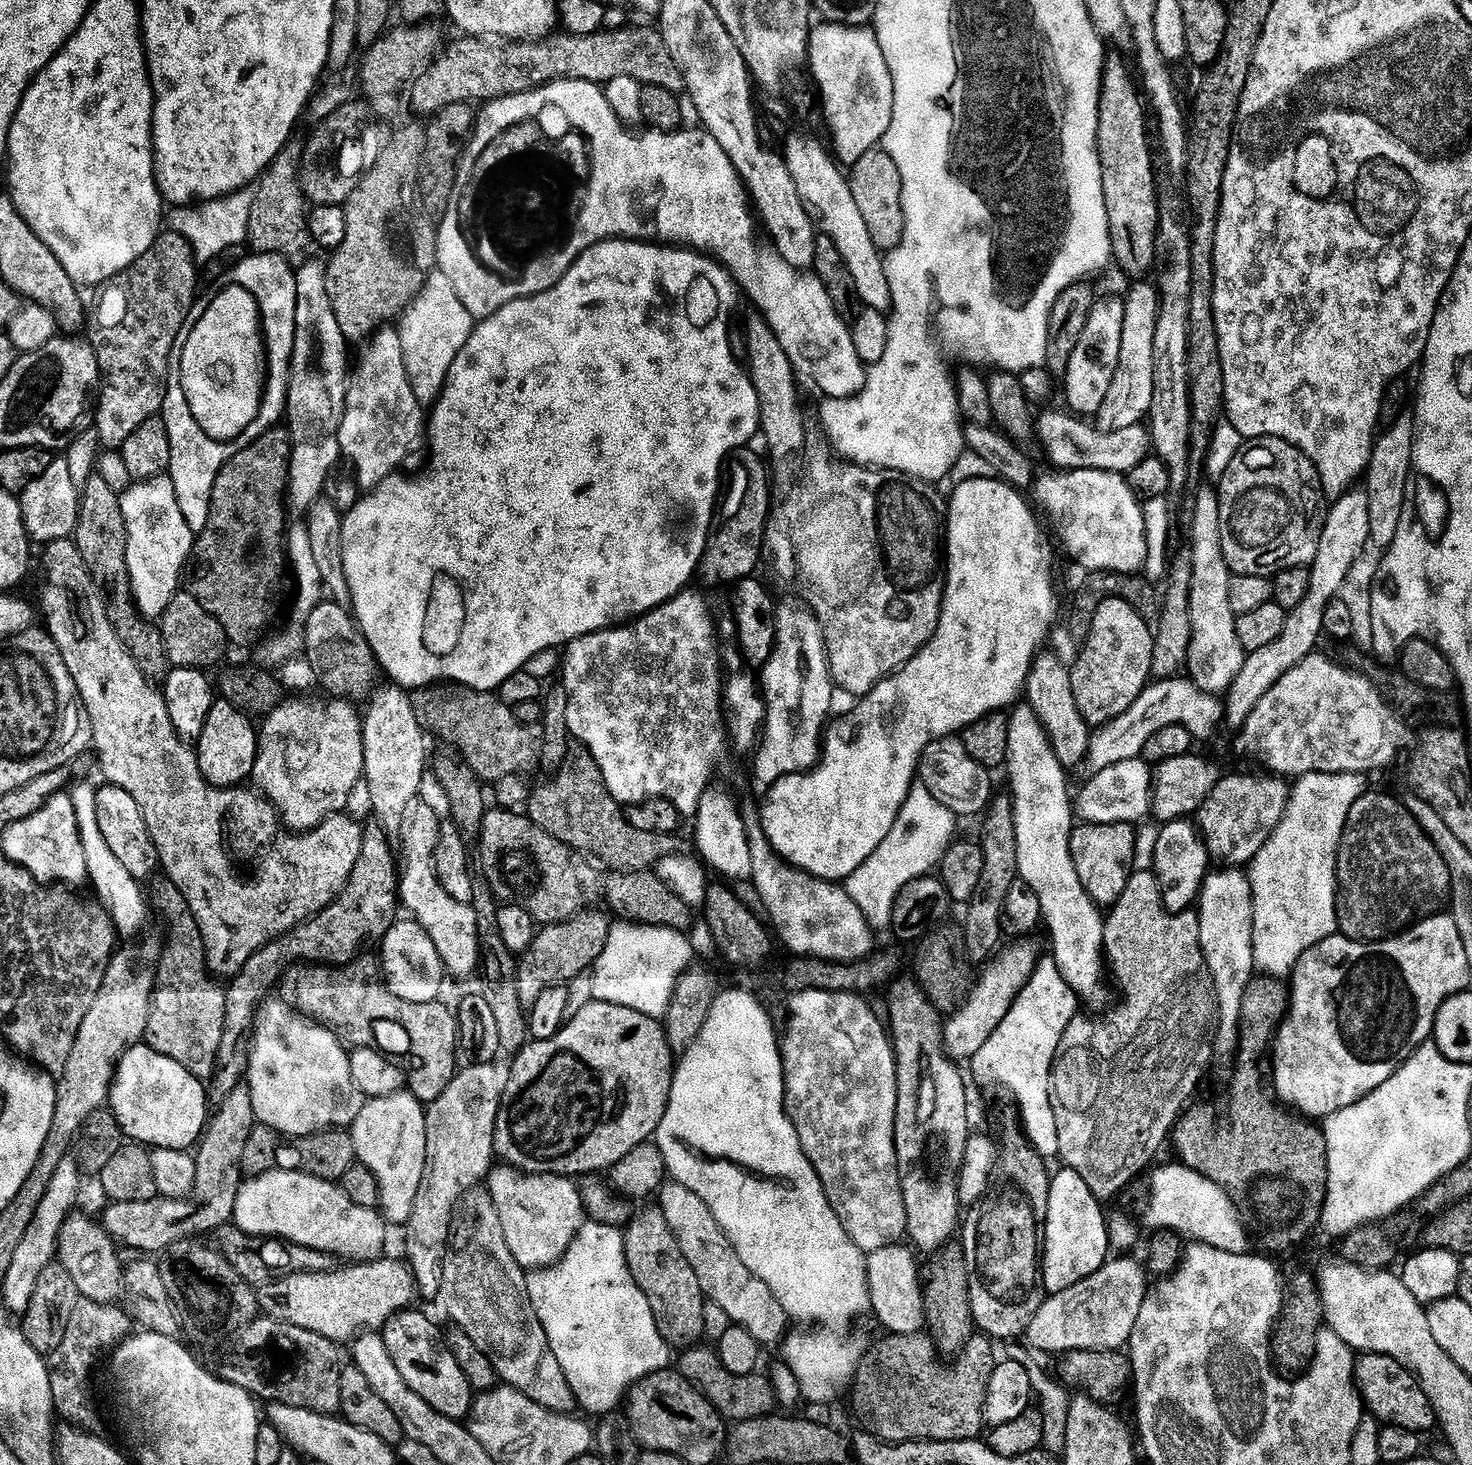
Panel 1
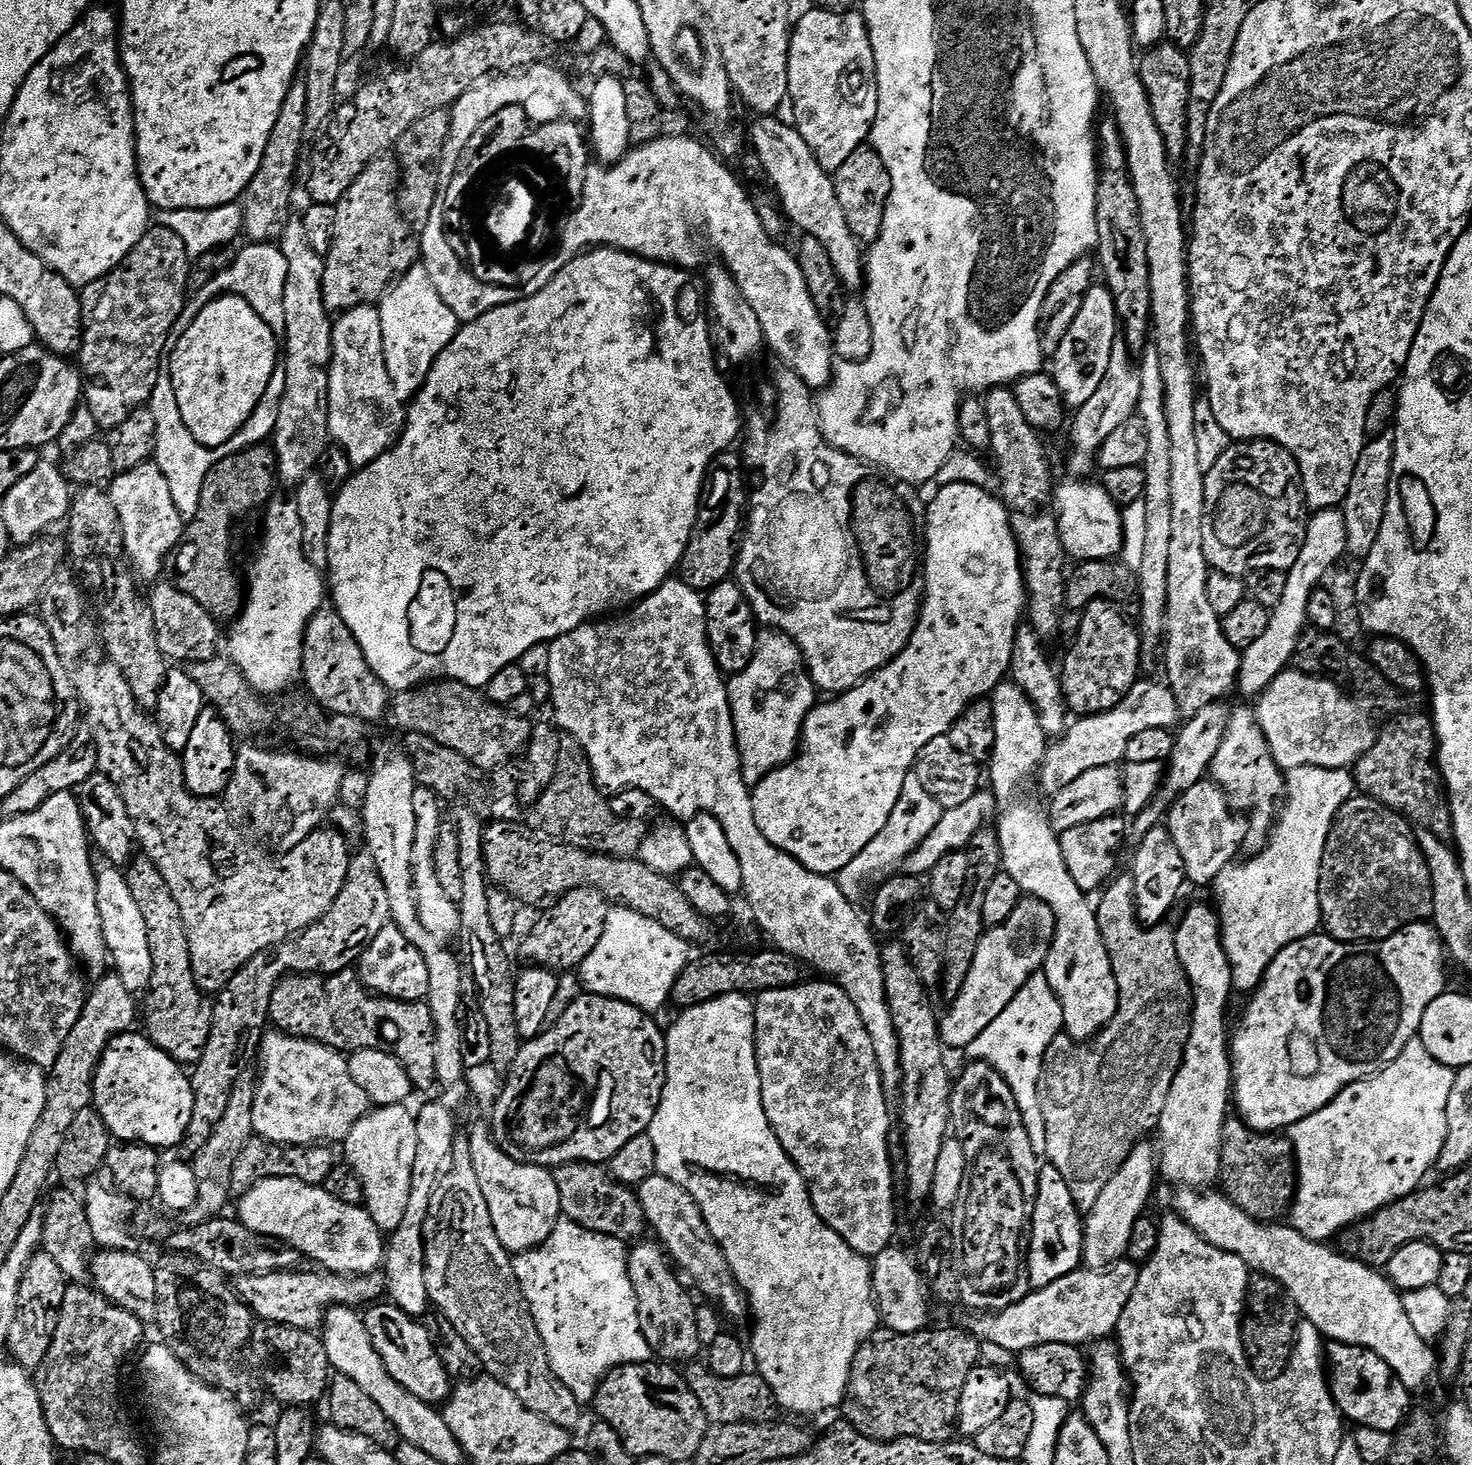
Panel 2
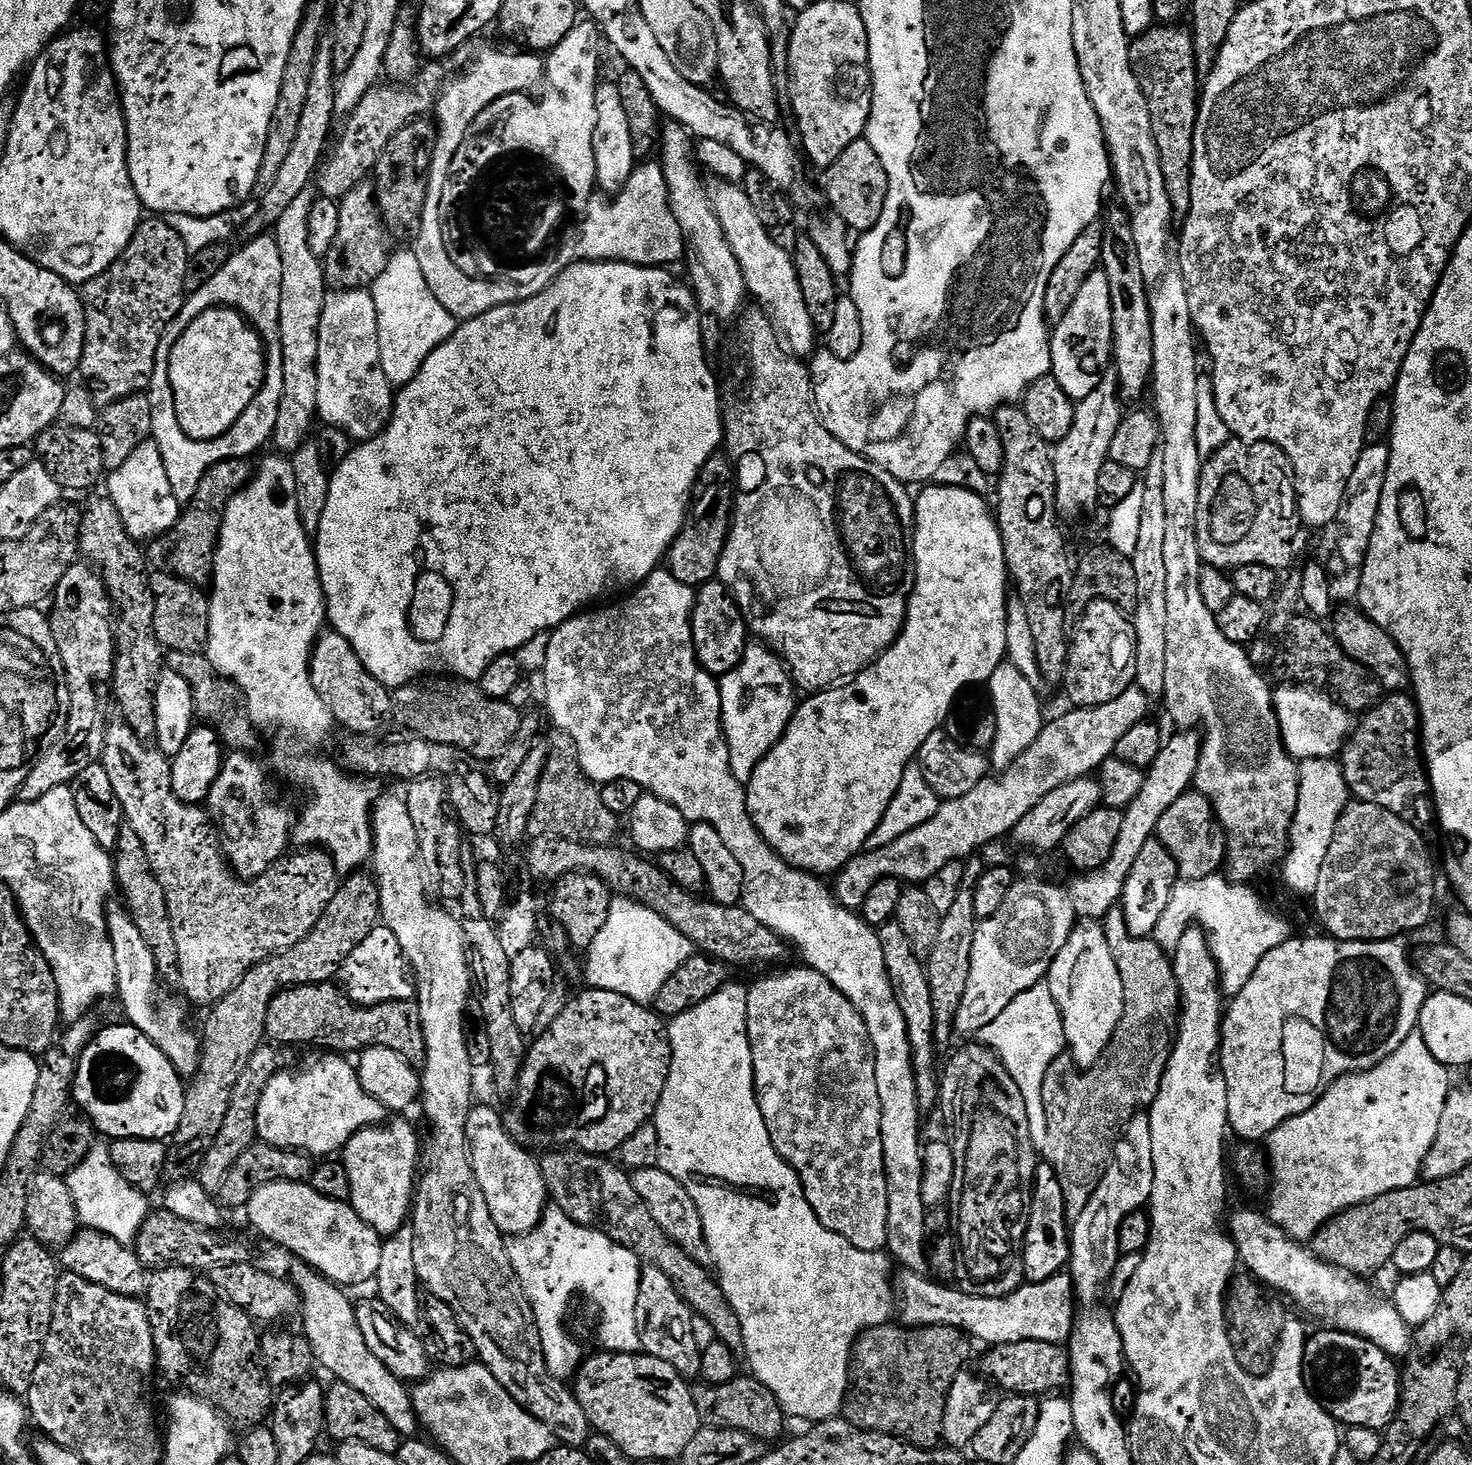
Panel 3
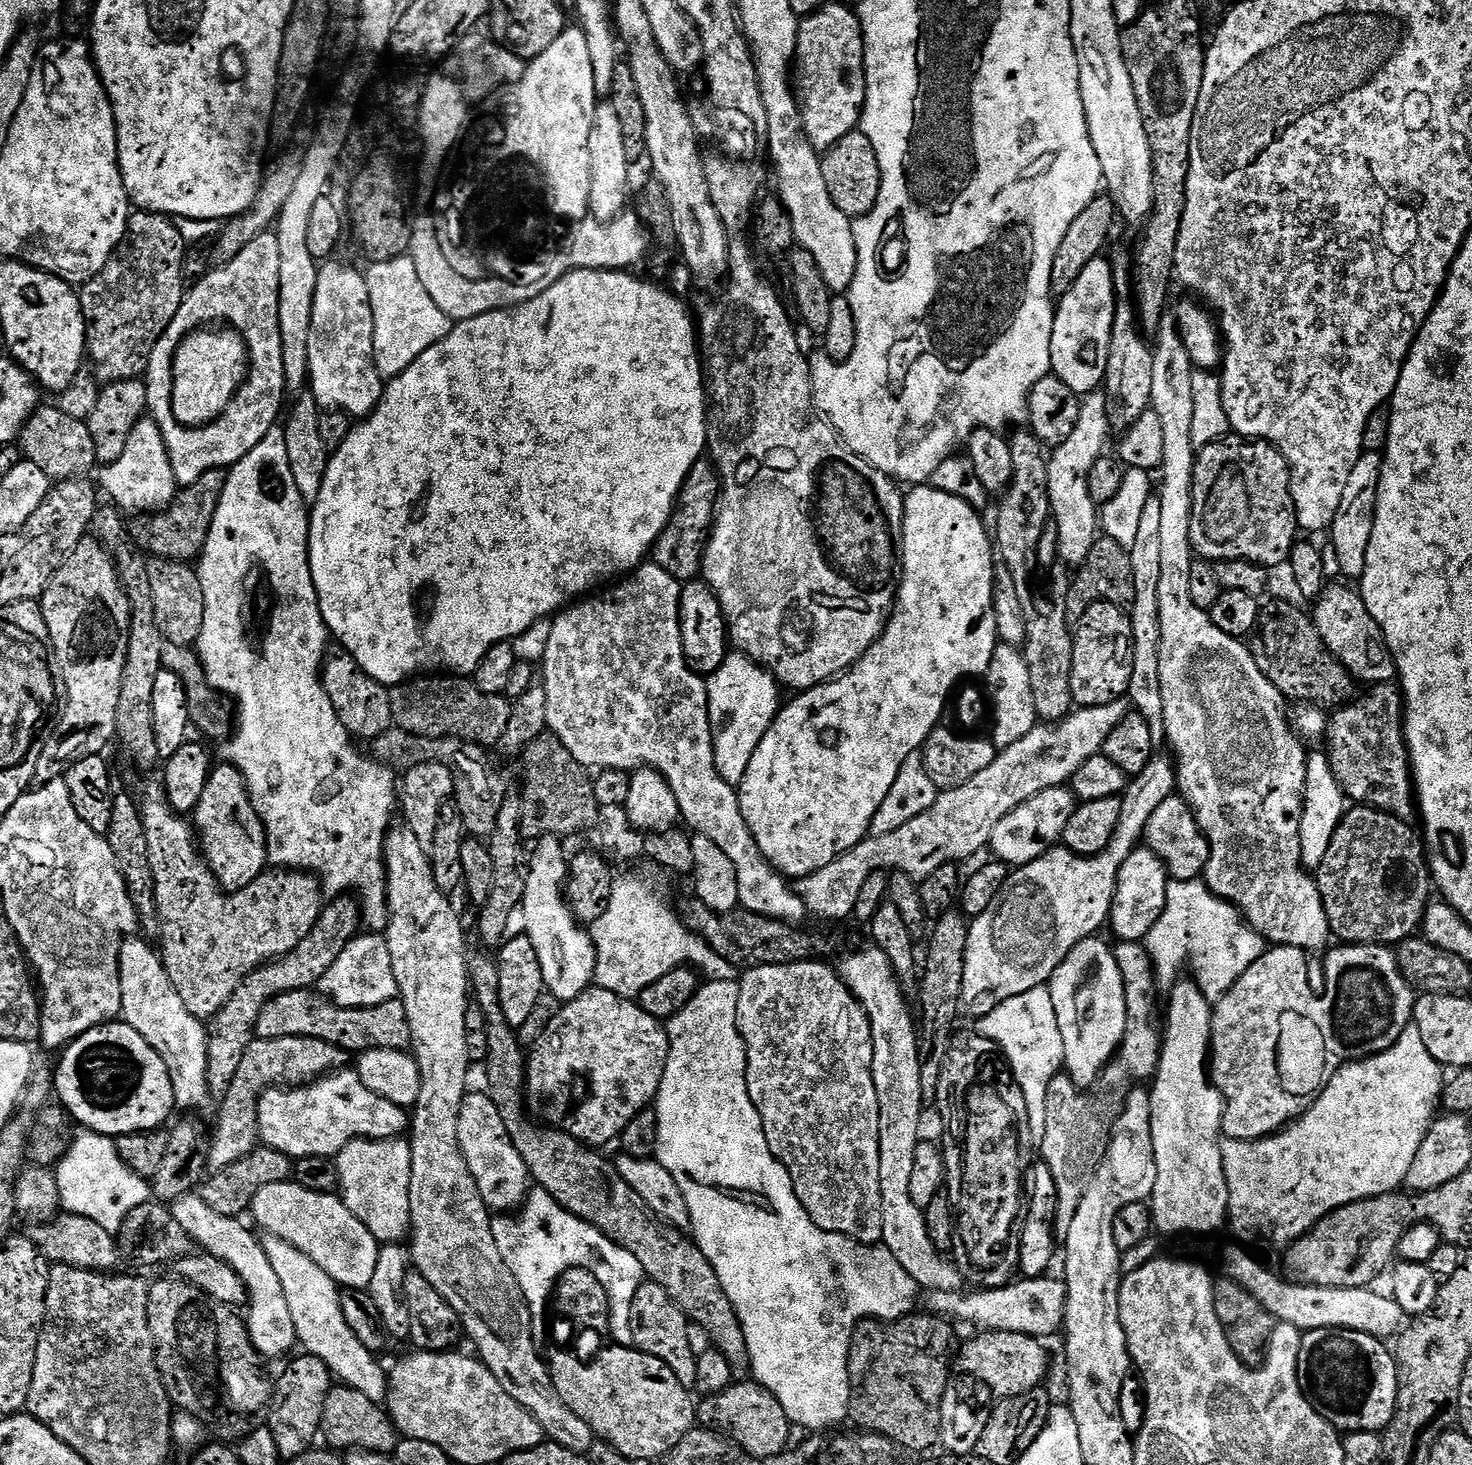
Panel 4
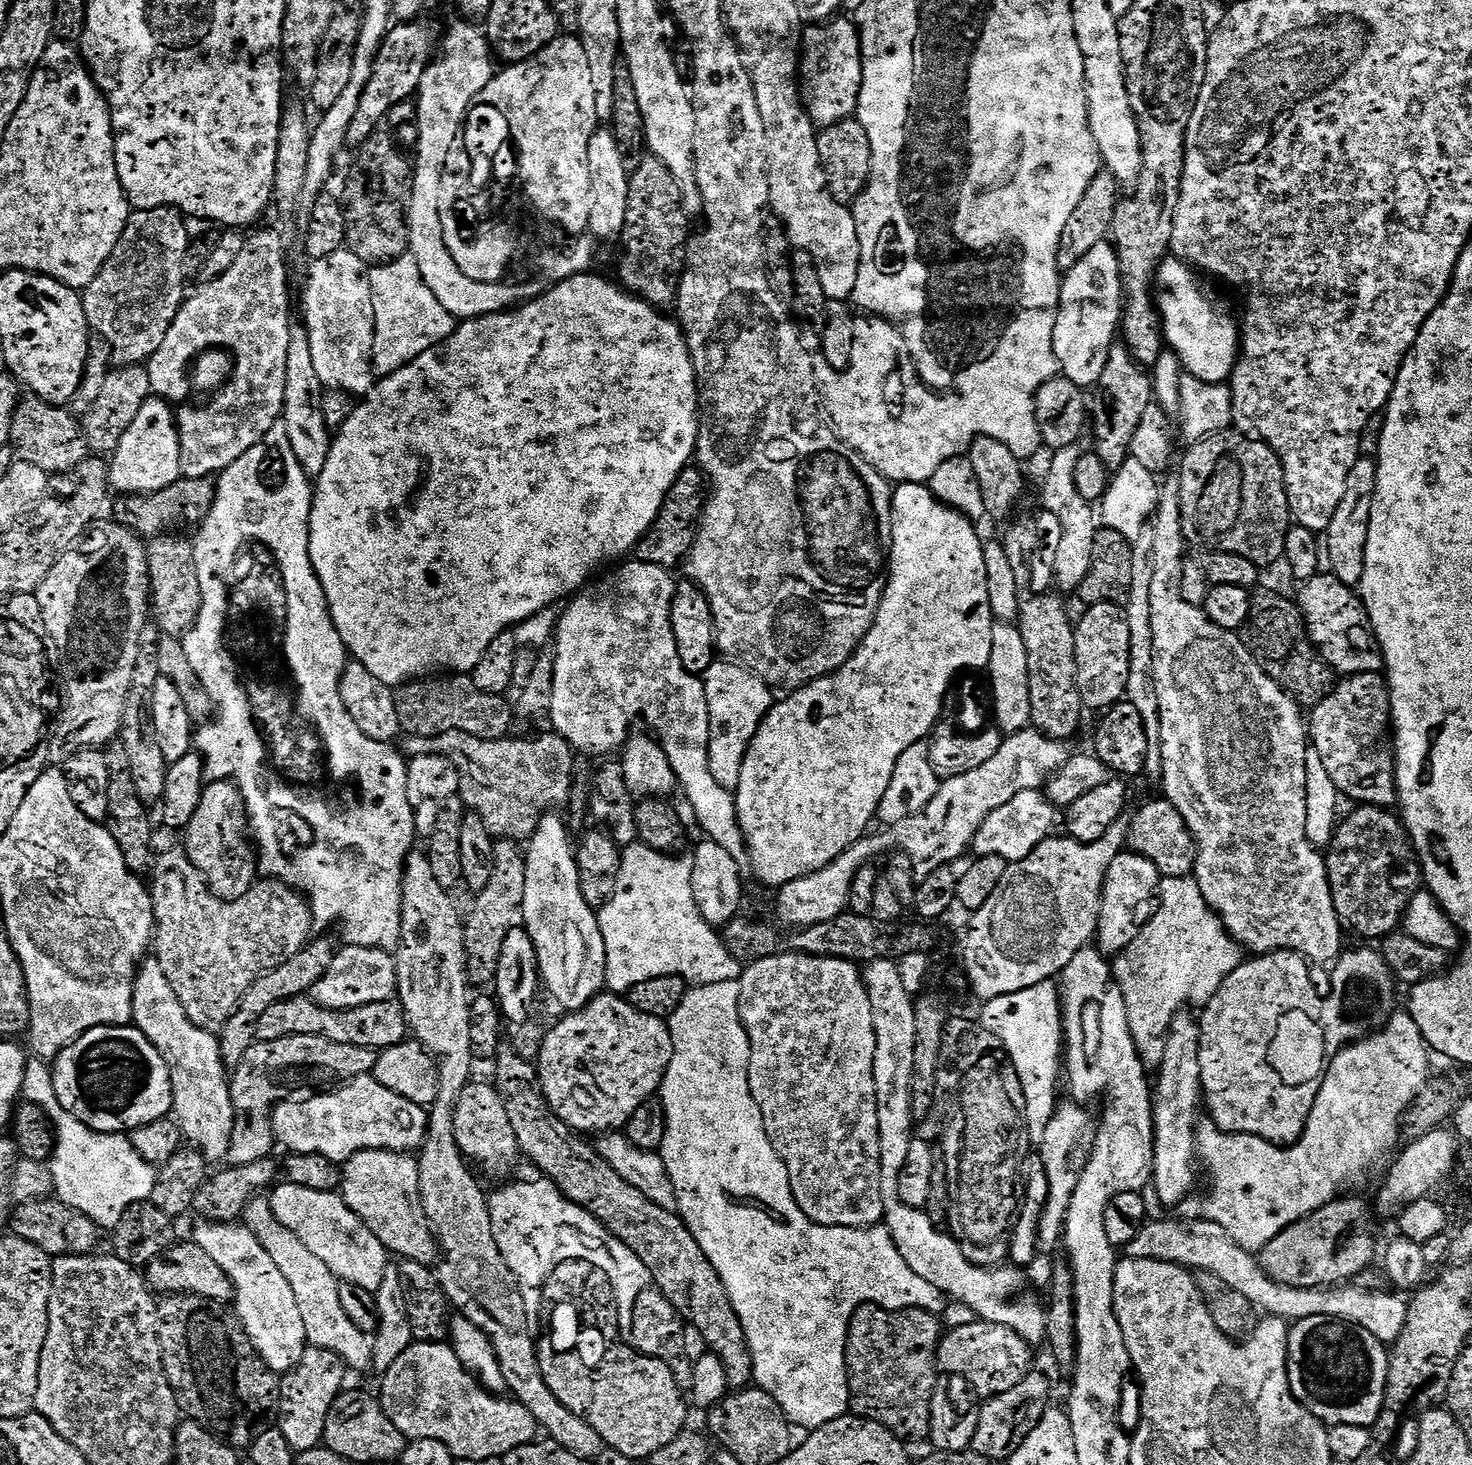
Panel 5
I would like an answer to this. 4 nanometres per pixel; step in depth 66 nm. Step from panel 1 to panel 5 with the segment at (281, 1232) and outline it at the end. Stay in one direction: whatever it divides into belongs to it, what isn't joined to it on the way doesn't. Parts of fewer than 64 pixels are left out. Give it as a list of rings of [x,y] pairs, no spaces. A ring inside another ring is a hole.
[[[280,1182],[271,1189],[270,1203],[278,1222],[295,1234],[302,1246],[306,1246],[306,1250],[314,1254],[314,1258],[322,1258],[322,1262],[326,1262],[337,1281],[353,1284],[373,1294],[379,1290],[382,1278],[390,1268],[390,1253],[382,1246],[382,1242],[378,1242],[378,1238],[374,1238],[370,1229],[348,1209],[343,1195],[306,1190],[306,1186]]]

